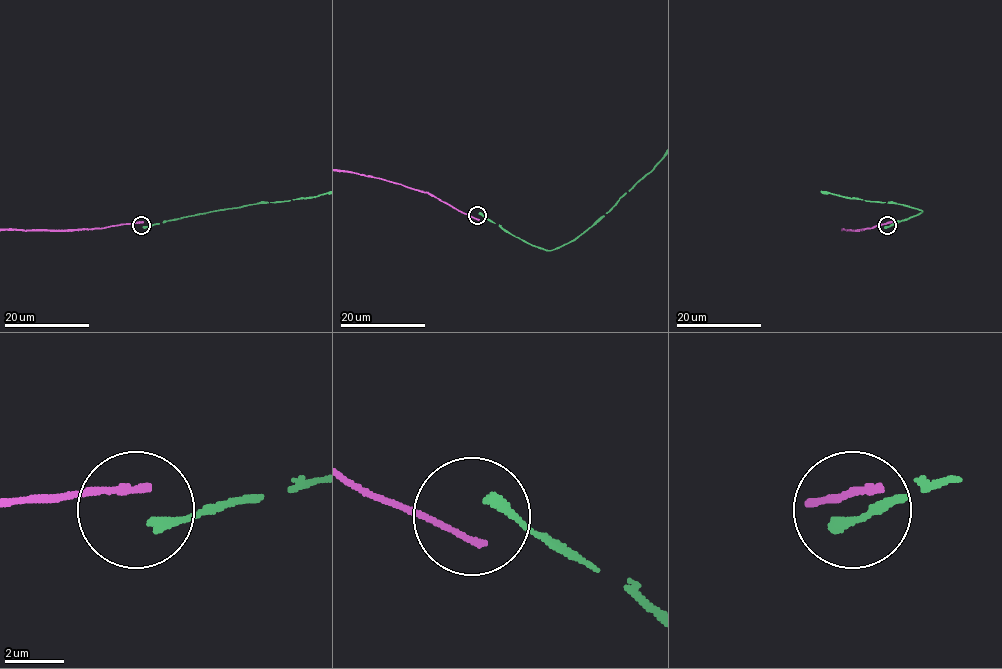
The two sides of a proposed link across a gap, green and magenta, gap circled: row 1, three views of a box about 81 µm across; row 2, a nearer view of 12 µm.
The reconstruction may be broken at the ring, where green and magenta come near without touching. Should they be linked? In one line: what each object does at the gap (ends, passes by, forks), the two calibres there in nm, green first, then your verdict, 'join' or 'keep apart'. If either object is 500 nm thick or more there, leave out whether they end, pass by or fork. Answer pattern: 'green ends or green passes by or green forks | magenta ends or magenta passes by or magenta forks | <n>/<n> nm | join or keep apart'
green ends | magenta ends | 360/280 nm | keep apart

